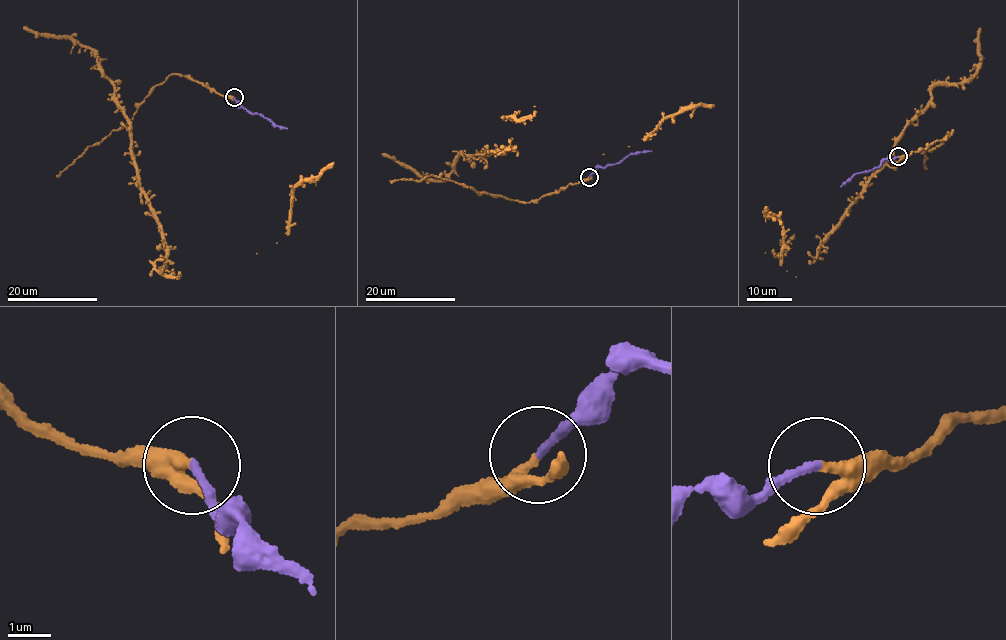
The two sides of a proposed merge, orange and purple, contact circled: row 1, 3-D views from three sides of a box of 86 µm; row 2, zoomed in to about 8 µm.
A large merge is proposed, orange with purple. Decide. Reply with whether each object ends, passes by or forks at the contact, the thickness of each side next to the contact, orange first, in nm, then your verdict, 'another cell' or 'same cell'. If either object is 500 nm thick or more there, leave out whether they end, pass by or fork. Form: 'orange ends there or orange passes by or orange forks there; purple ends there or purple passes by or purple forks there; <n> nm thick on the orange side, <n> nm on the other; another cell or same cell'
orange passes by; purple ends there; 180 nm thick on the orange side, 180 nm on the other; same cell

